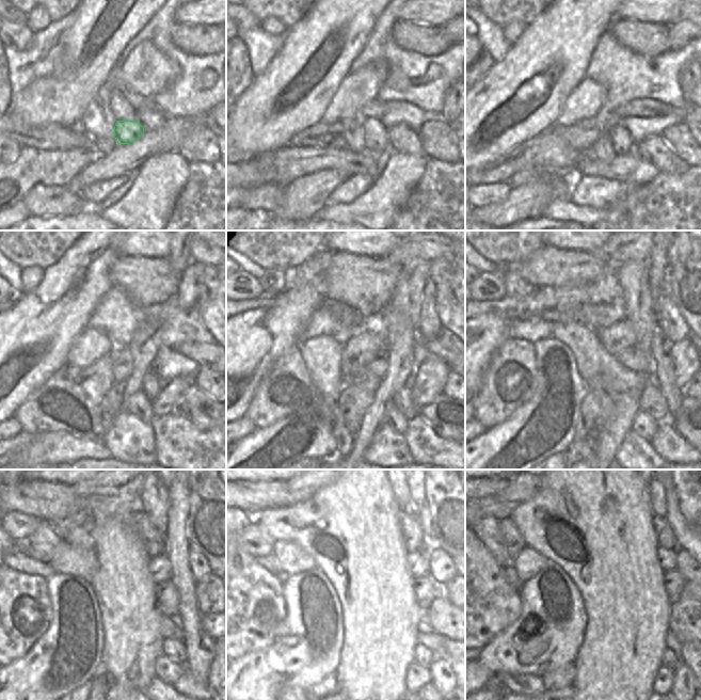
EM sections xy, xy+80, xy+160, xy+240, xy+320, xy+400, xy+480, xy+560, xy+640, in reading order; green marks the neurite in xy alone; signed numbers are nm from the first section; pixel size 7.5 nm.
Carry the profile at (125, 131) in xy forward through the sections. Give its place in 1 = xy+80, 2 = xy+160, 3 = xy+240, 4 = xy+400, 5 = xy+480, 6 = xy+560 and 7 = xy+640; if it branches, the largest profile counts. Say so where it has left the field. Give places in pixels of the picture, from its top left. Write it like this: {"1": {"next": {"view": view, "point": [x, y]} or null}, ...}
{"1": {"next": {"view": "xy+80", "point": [376, 138]}}, "2": {"next": {"view": "xy+160", "point": [622, 142]}}, "3": {"next": {"view": "xy+240", "point": [150, 383]}}, "4": {"next": {"view": "xy+400", "point": [653, 402]}}, "5": {"next": {"view": "xy+480", "point": [175, 649]}}, "6": {"next": {"view": "xy+560", "point": [423, 654]}}, "7": {"next": {"view": "xy+640", "point": [668, 658]}}}

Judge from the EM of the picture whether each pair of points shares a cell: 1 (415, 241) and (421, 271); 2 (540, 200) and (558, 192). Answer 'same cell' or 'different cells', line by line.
1: different cells
2: same cell

